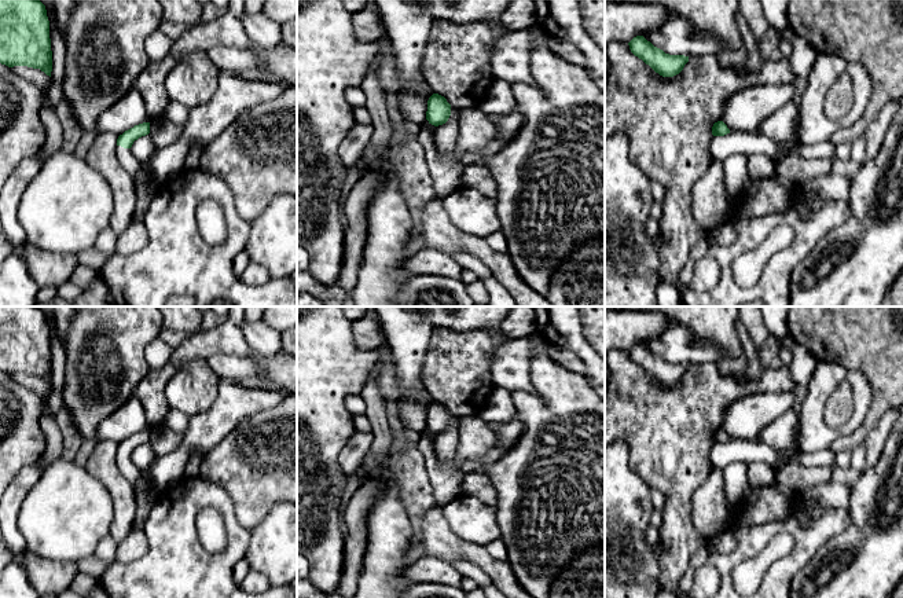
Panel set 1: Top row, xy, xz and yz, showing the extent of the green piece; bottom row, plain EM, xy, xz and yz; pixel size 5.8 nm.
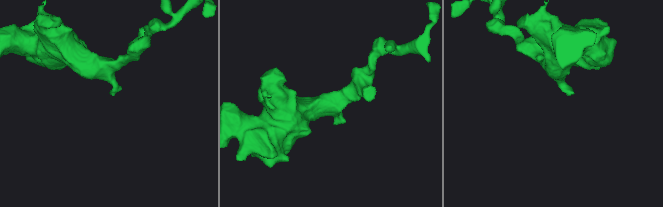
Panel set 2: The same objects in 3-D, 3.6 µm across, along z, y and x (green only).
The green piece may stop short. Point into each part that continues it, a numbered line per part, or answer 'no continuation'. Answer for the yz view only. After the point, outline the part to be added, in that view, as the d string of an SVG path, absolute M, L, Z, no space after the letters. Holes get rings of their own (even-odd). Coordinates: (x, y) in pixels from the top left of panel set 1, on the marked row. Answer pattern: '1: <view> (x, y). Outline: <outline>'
no continuation

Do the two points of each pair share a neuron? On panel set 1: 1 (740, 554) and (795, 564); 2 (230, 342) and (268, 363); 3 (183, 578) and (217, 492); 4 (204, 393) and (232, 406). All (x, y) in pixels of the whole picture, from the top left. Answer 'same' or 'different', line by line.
1: same
2: same
3: same
4: different

